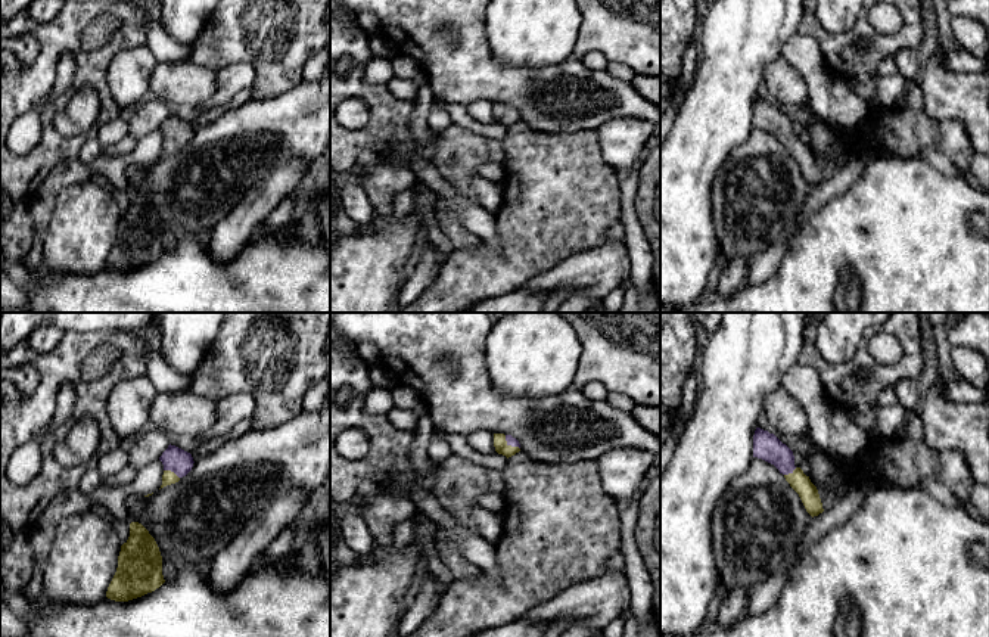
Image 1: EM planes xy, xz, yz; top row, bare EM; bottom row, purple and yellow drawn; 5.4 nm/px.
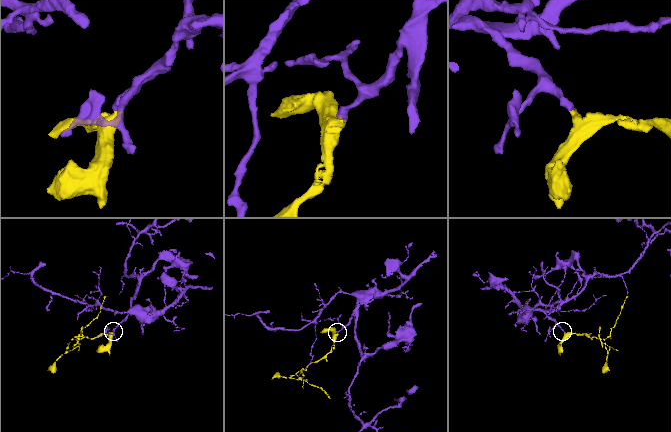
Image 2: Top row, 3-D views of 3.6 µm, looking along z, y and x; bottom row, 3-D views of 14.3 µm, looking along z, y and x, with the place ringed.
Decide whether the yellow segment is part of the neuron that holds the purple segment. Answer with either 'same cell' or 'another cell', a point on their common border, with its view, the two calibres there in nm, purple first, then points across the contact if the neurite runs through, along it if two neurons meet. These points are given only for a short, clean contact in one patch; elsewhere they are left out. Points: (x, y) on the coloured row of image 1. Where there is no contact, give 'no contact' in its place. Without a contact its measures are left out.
same cell; contact xy (171, 471); calibres 140 and 70 nm; way xy (174, 459), (171, 471), (168, 477)

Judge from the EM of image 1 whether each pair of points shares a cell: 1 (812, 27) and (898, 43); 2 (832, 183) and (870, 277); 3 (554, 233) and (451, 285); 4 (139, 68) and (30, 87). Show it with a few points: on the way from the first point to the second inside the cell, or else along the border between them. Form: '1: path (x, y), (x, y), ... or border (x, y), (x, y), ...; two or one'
1: path (833, 40), (877, 43); one
2: border (862, 173), (843, 192), (830, 198), (809, 217); two
3: path (529, 248), (509, 269), (476, 273); one
4: border (128, 47), (106, 71), (120, 106); two

